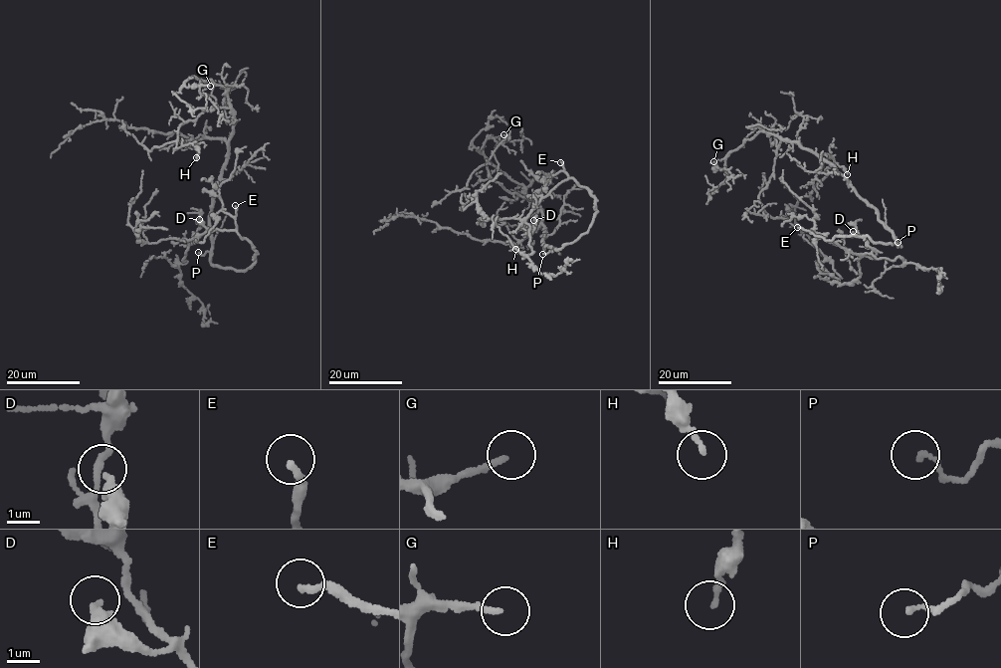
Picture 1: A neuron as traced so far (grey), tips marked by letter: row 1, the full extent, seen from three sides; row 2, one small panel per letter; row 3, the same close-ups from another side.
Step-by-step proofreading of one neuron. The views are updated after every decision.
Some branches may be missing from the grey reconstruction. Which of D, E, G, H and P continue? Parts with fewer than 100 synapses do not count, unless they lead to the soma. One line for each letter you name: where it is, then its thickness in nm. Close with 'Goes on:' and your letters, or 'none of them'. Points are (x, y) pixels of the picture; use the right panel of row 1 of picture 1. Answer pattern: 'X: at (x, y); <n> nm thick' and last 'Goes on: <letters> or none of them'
E: at (797, 227); 200 nm thick
Goes on: E

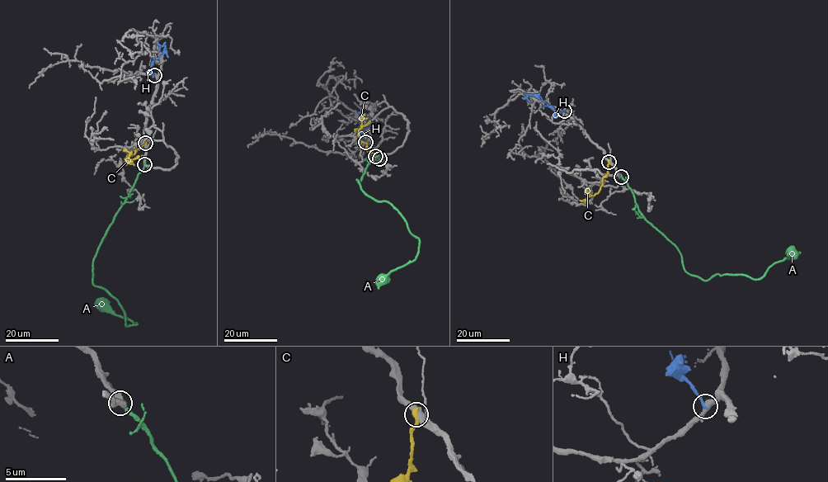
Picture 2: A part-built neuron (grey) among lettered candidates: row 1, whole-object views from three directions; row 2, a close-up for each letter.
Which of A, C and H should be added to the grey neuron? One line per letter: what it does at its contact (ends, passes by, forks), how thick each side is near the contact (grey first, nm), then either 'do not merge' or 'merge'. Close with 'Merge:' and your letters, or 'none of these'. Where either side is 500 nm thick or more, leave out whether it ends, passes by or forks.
A: it ends; calibres 360 and 320 nm; merge
C: it ends; calibres 480 and 400 nm; do not merge
H: it ends; calibres 480 and 240 nm; do not merge
Merge: A

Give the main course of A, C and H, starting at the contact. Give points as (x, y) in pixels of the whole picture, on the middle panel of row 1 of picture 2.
A: (379, 158), (356, 179), (360, 189), (392, 205), (419, 240), (416, 257), (392, 270), (378, 288)
C: (375, 156), (358, 135), (362, 126), (354, 131)
H: (366, 143), (360, 132), (368, 125), (367, 118), (358, 112)

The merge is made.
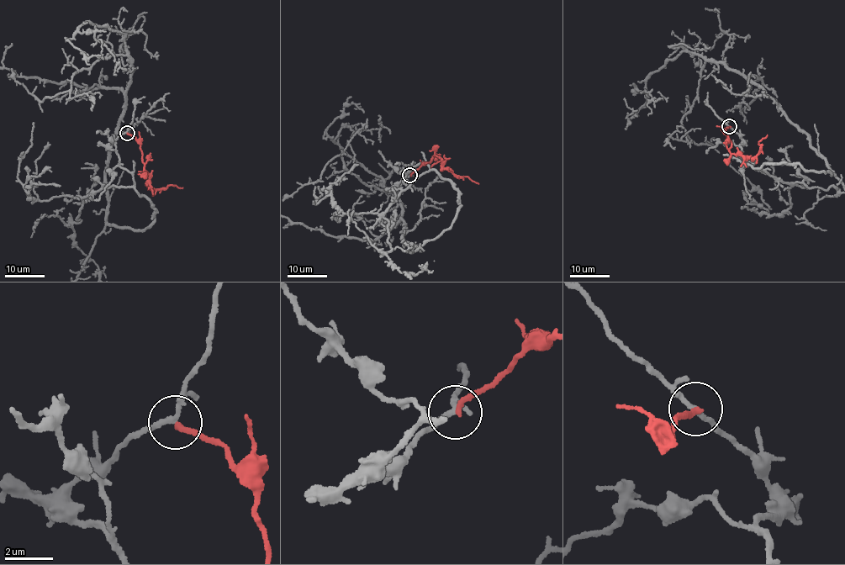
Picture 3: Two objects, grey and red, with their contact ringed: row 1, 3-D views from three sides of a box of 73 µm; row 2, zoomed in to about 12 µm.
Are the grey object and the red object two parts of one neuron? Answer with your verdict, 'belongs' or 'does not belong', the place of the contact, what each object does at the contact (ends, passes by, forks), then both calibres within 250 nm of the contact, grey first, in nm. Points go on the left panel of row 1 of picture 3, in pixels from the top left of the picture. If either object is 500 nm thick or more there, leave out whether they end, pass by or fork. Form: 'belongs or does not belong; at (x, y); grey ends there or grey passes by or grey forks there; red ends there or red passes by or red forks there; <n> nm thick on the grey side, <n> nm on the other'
does not belong; at (127, 133); grey passes by; red ends there; 190 nm thick on the grey side, 240 nm on the other

